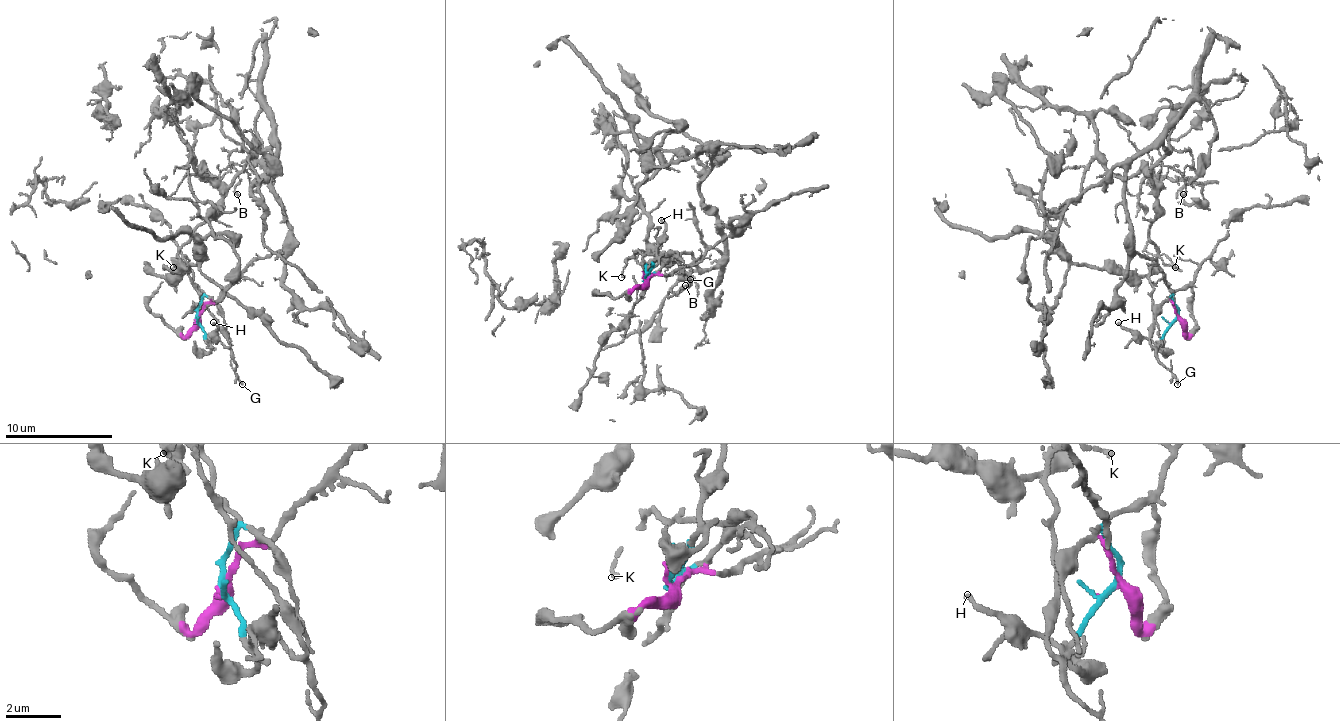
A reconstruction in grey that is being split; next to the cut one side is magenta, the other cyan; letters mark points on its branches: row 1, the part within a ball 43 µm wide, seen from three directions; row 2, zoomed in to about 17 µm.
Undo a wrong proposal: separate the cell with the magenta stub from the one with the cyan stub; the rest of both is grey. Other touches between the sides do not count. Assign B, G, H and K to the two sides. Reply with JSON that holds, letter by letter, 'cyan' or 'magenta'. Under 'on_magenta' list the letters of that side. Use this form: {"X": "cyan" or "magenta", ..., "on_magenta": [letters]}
{"B": "magenta", "G": "magenta", "H": "cyan", "K": "magenta", "on_magenta": ["B", "G", "K"]}

